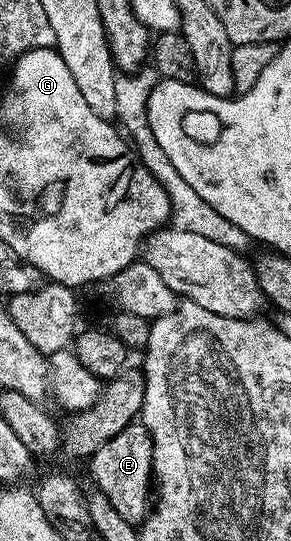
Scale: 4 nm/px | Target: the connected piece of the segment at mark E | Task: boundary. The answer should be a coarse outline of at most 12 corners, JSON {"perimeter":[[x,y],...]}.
{"perimeter":[[144,422],[92,454],[93,486],[123,520],[145,521],[154,480]]}

